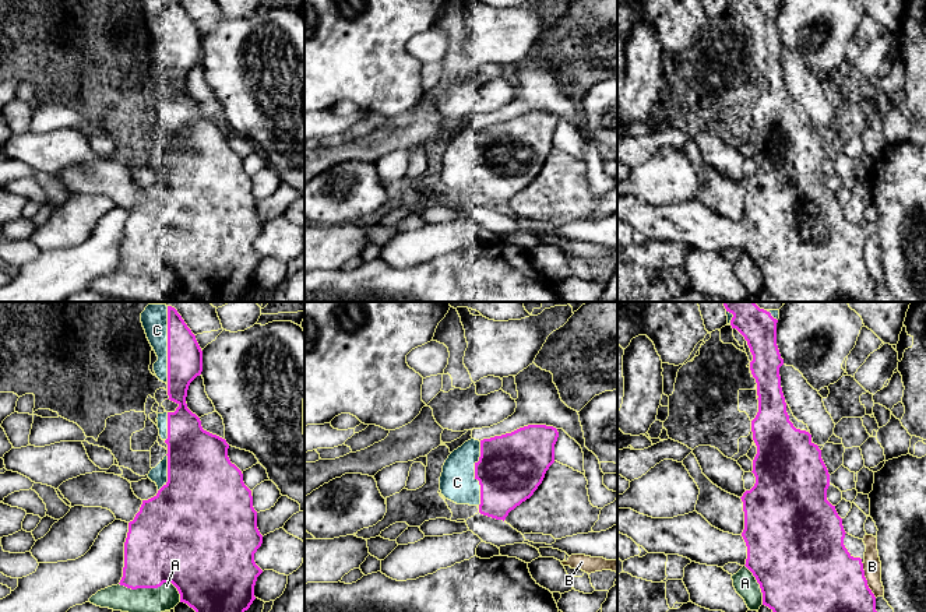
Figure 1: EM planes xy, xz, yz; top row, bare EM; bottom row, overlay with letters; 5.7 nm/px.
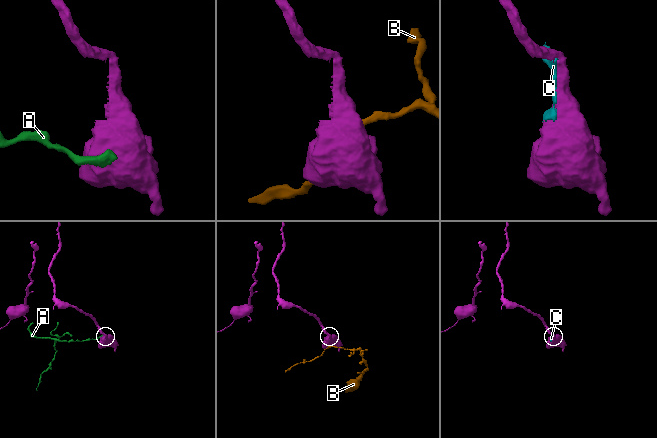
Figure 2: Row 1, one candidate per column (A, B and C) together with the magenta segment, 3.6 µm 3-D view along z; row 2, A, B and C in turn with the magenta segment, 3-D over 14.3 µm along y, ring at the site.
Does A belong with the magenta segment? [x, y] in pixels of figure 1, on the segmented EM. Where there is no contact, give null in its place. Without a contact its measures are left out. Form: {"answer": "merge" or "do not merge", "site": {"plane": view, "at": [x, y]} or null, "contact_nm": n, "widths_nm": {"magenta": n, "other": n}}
{"answer": "do not merge", "site": {"plane": "xy", "at": [154, 587]}, "contact_nm": 380, "widths_nm": {"magenta": 440, "other": 150}}

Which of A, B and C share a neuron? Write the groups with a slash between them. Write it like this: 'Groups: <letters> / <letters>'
Groups: A / B / C

